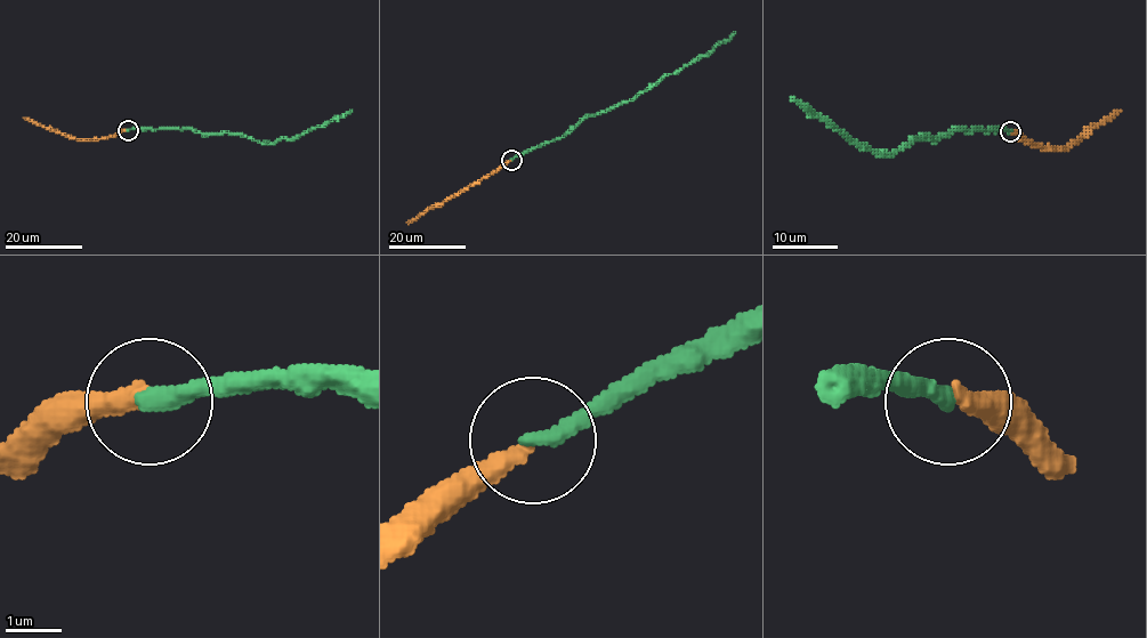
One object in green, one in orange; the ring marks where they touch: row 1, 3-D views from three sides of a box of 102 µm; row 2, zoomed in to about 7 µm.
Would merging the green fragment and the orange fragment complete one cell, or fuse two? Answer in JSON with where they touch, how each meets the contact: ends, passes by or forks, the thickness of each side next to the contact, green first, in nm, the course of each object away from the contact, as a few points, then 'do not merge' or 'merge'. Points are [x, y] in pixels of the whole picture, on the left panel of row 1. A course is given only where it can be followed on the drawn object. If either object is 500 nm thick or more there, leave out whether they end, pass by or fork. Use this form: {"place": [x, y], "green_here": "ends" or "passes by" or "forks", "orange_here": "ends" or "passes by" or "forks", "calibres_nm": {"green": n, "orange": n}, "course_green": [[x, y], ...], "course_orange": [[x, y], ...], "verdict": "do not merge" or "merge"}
{"place": [128, 130], "green_here": "ends", "orange_here": "ends", "calibres_nm": {"green": 320, "orange": 320}, "course_green": [[127, 129], [193, 129], [202, 134], [235, 134], [258, 142], [276, 142], [295, 139], [353, 111]], "course_orange": [[127, 129], [102, 138], [75, 139], [23, 116]], "verdict": "merge"}

